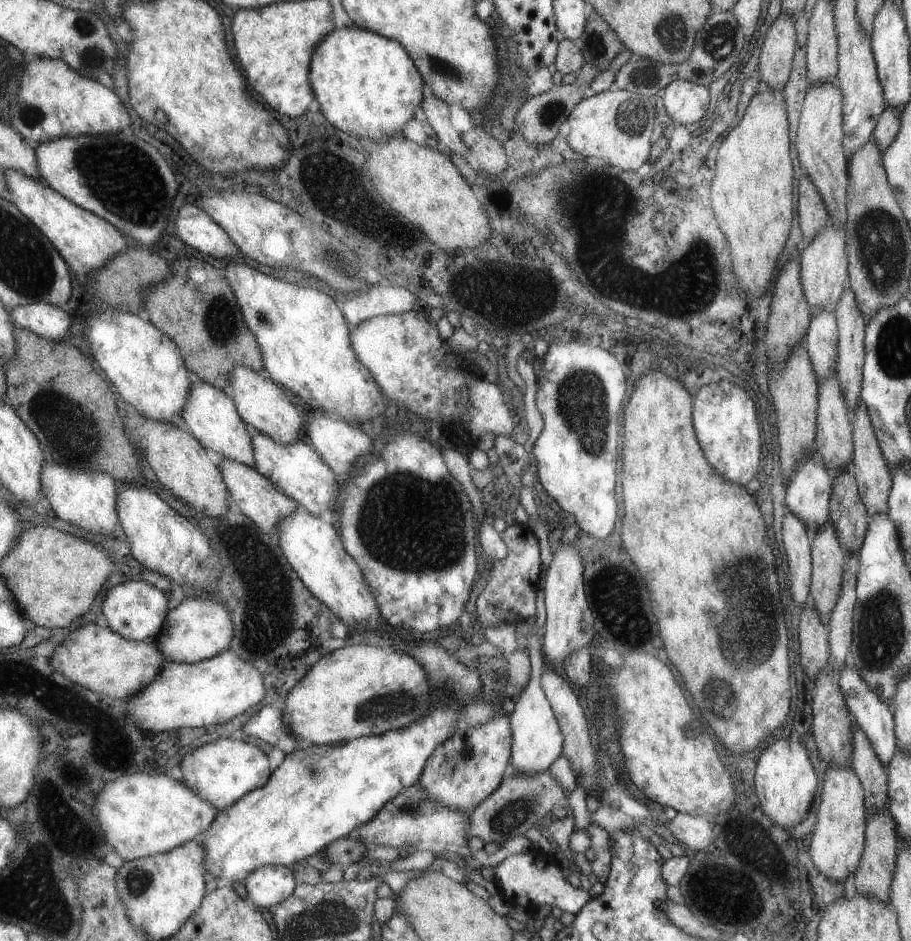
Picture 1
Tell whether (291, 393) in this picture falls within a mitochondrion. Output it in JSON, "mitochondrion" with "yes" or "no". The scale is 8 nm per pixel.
{"mitochondrion":"no"}

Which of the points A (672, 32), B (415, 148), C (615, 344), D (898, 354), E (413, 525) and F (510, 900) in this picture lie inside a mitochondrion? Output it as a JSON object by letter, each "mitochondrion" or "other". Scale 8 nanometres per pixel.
{"A":"mitochondrion","B":"other","C":"other","D":"mitochondrion","E":"mitochondrion","F":"other"}

